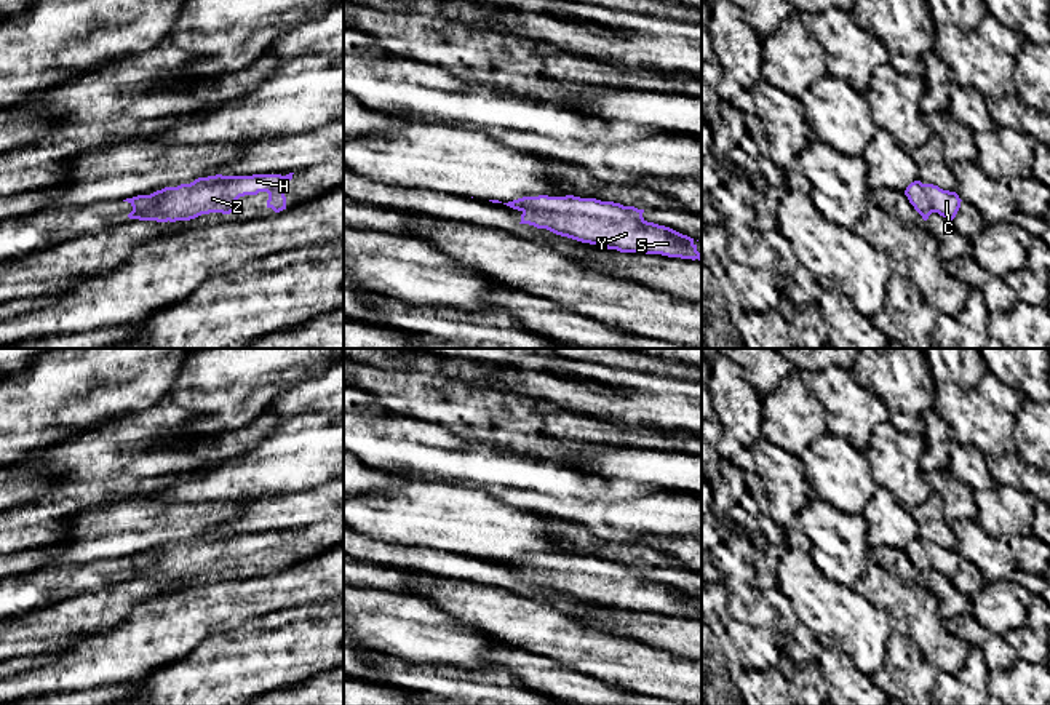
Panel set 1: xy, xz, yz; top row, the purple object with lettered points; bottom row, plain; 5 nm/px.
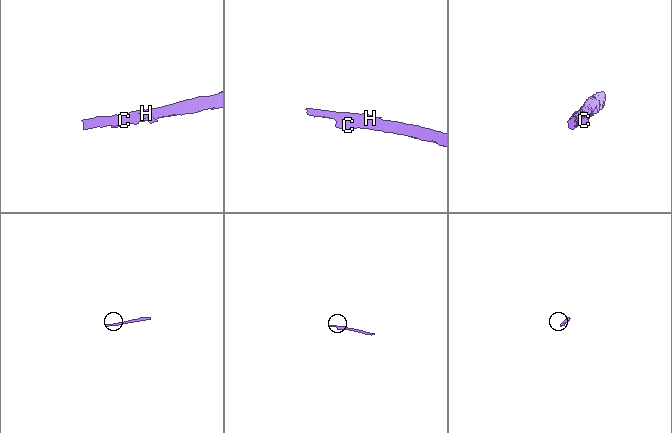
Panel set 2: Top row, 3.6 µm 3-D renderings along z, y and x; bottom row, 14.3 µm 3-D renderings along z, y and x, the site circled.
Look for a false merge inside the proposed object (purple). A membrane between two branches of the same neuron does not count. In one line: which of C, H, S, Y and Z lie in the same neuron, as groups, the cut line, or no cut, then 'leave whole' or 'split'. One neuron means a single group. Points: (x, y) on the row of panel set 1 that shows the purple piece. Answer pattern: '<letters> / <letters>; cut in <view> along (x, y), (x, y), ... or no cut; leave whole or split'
C H S Y Z; no cut; leave whole

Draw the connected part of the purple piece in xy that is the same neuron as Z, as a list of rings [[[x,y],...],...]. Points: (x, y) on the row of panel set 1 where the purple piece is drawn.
[[[294,173],[253,176],[208,176],[190,184],[165,187],[150,195],[126,198],[133,206],[129,219],[176,222],[190,221],[201,214],[230,214],[238,209],[237,200],[245,195],[267,192],[267,208],[275,213],[286,209],[284,187]]]

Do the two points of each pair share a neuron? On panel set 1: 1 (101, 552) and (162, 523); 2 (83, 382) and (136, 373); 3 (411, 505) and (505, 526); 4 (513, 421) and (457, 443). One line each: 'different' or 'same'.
1: same
2: same
3: same
4: different

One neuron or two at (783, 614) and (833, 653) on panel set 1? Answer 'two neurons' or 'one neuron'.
two neurons

